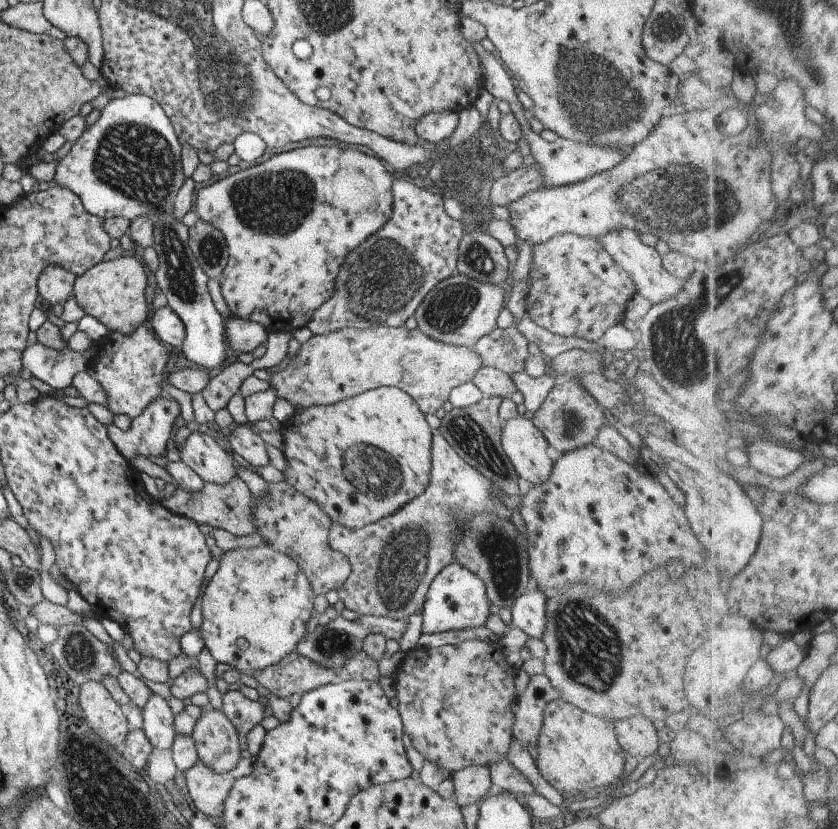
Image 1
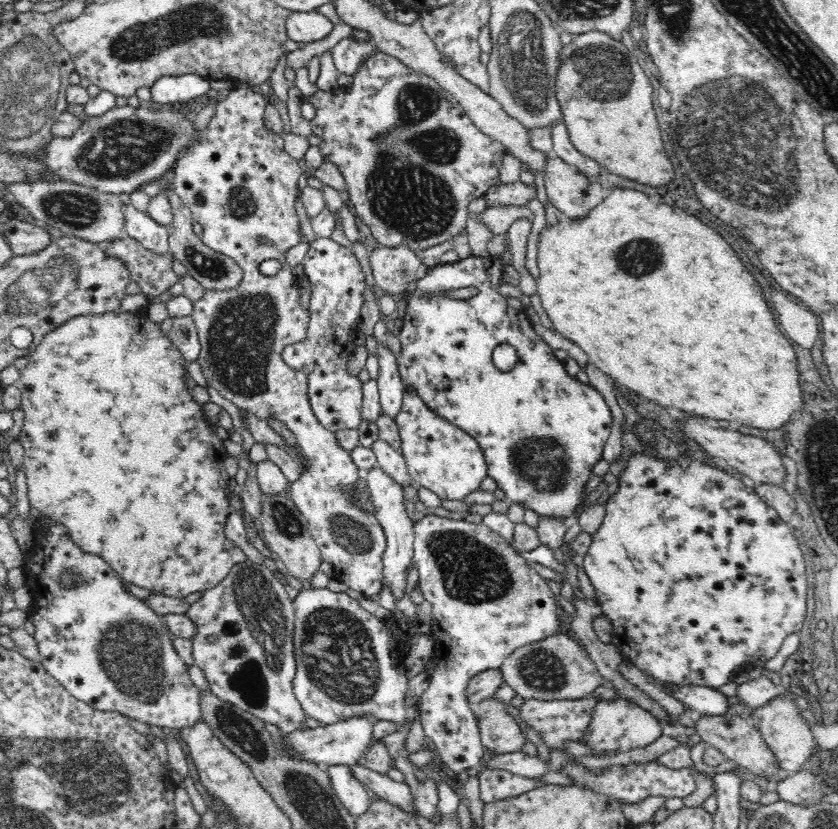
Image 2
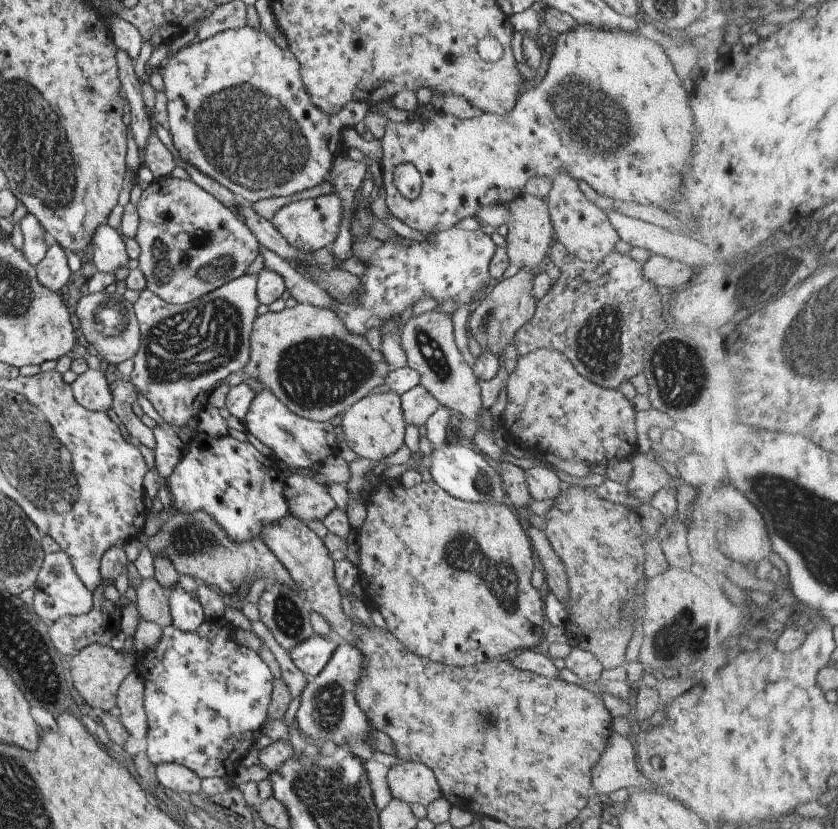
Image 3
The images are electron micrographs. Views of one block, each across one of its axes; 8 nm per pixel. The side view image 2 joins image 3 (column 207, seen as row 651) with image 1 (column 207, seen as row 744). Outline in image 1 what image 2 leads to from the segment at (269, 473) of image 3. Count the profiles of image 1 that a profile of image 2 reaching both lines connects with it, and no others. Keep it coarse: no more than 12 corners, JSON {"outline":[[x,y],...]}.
{"outline":[[191,430],[178,456],[204,483],[225,484],[233,461],[213,438]]}

